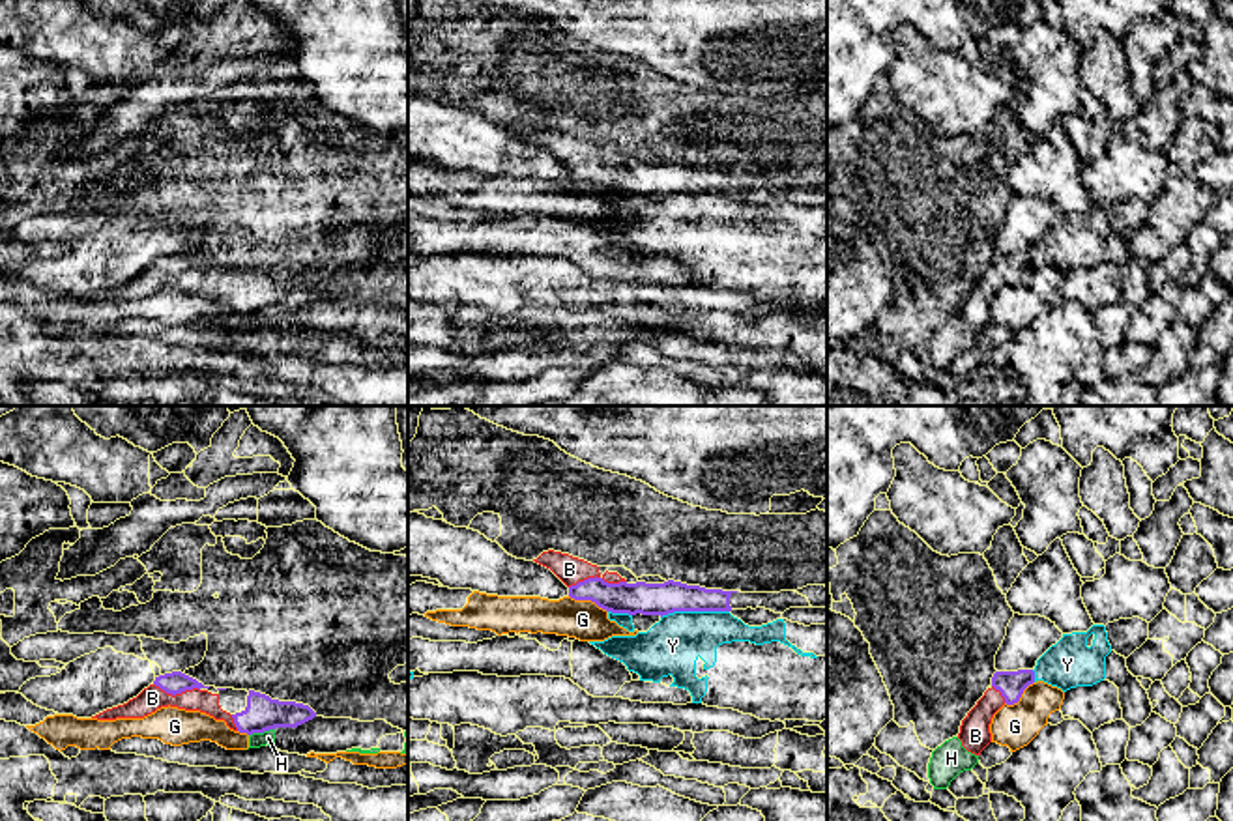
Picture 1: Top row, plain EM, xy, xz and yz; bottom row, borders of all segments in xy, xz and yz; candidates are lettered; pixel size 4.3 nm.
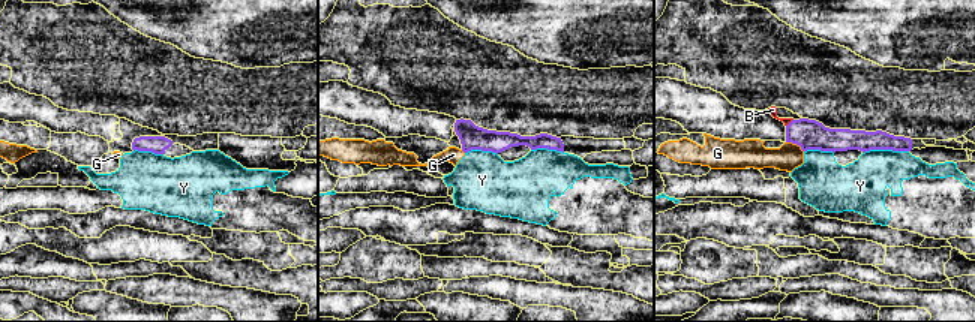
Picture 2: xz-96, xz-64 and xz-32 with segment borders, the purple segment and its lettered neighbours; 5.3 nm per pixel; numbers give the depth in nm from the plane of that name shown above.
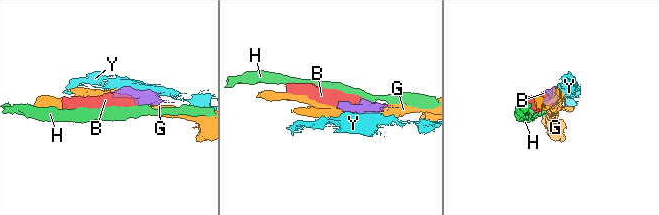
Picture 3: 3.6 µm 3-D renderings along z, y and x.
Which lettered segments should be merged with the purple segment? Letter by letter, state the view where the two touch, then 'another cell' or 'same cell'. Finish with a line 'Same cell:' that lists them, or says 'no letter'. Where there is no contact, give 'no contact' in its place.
B: contact in xz; same cell
G: contact in xz; another cell
H: contact in xy; another cell
Y: contact in xz; another cell
Same cell: B

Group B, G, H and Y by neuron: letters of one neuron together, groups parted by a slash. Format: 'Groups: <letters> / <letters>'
Groups: B / G / H / Y

